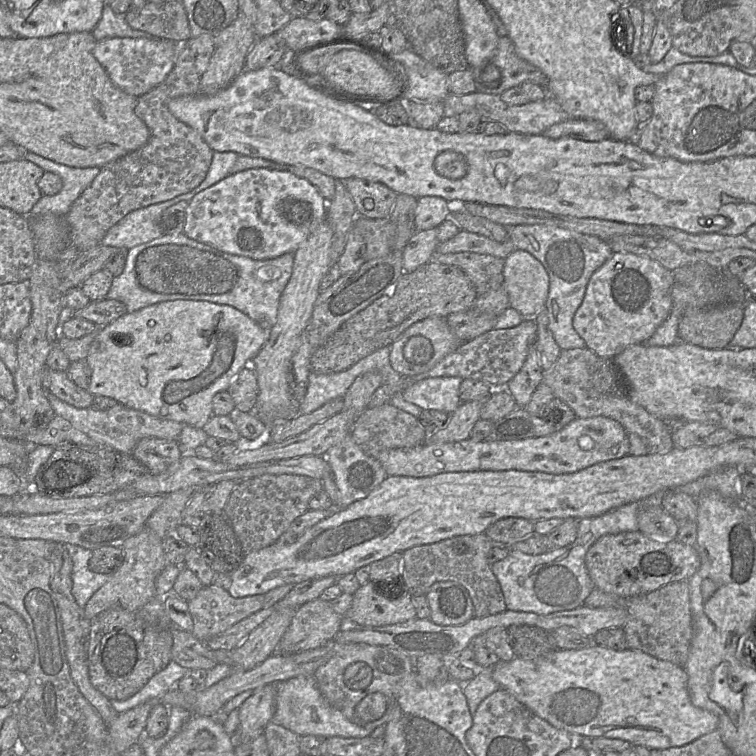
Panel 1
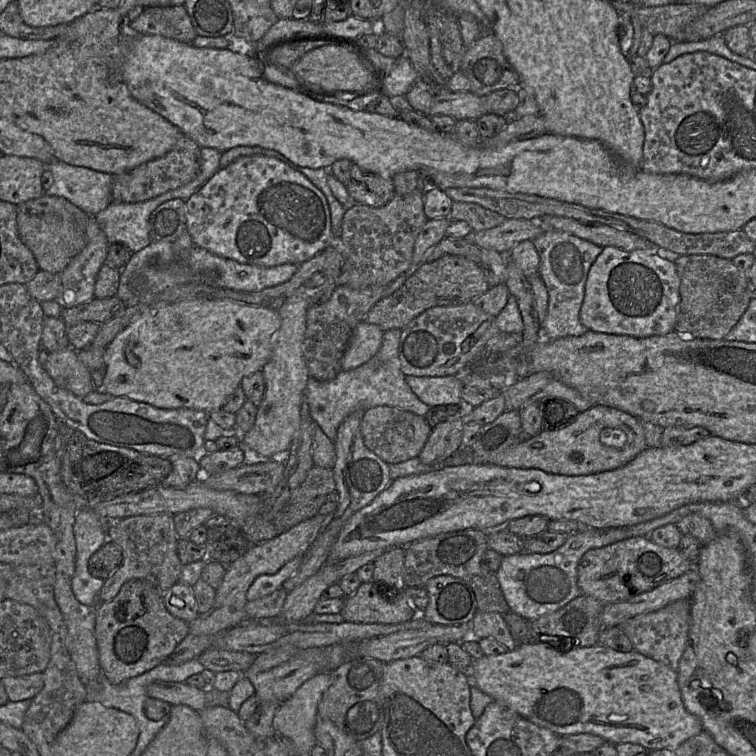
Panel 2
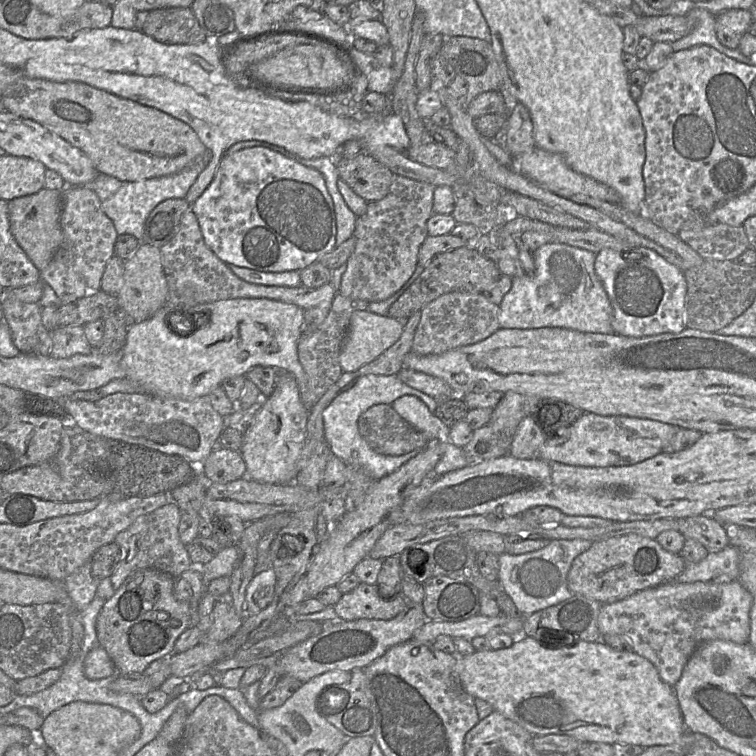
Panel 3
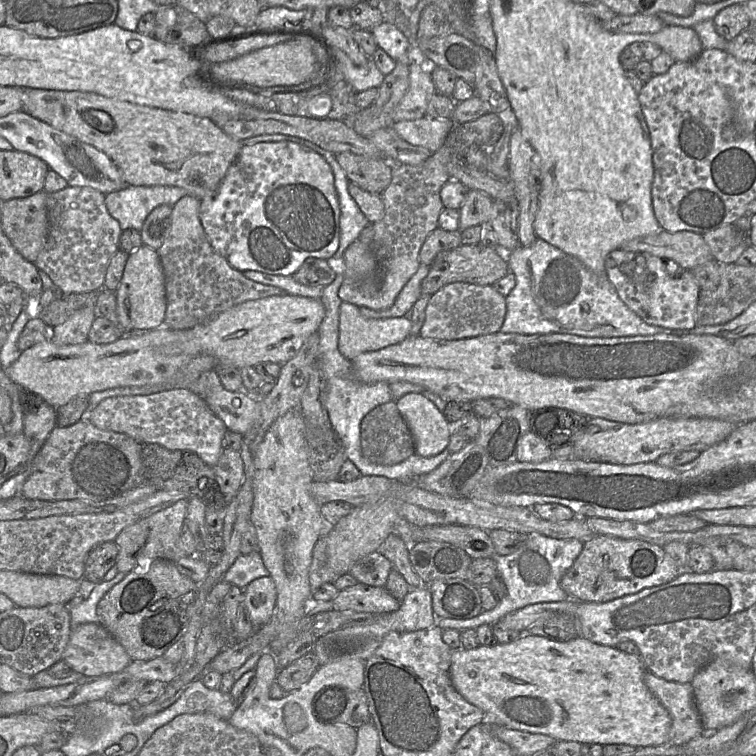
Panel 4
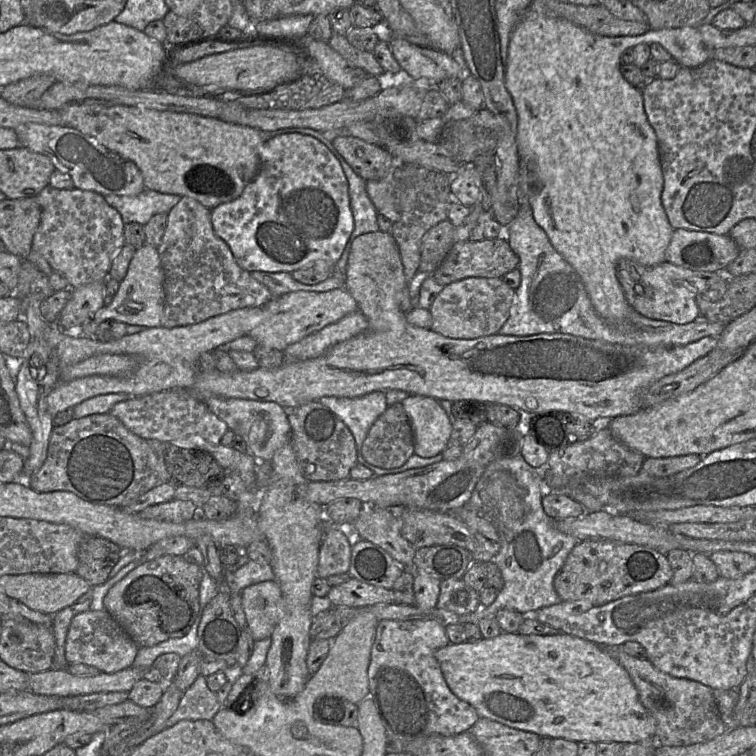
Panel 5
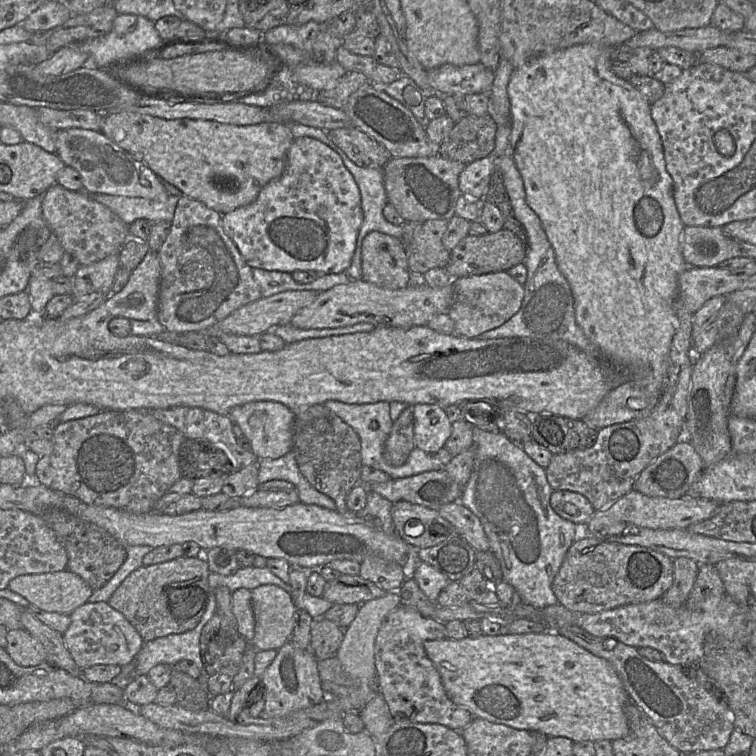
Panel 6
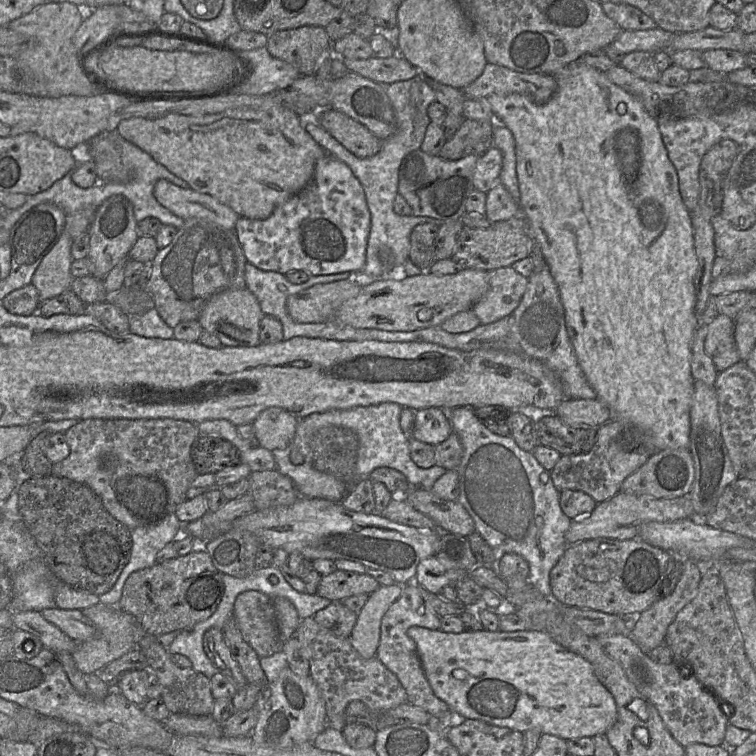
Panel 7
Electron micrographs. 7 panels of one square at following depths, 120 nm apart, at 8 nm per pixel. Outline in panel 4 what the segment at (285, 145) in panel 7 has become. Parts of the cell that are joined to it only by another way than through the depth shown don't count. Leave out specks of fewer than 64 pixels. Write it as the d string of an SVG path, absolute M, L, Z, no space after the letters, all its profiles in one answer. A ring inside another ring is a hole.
M22 89L22 111L104 152L118 167L127 185L177 186L199 200L211 197L243 146L208 118L143 106L92 92Z

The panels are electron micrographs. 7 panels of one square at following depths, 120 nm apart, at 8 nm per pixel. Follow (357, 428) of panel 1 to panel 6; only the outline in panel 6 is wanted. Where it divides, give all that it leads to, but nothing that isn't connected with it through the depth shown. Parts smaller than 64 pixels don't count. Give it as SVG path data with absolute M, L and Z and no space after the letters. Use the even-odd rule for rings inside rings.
M407 407L393 422L382 456L388 465L399 467L405 464L414 447L413 413L411 407Z

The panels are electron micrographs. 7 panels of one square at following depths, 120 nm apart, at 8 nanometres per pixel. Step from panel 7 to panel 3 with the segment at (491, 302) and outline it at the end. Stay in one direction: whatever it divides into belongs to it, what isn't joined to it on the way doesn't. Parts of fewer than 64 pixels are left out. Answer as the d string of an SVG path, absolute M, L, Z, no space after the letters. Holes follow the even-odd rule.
M456 291L443 294L421 310L411 352L424 356L437 355L456 347L480 342L500 329L499 309L483 293Z

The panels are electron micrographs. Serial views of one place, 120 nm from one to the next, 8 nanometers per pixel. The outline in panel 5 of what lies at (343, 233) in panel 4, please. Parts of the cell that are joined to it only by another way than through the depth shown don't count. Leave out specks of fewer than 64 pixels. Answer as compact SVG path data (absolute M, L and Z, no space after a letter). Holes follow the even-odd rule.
M285 128L285 131L296 132L295 134L305 134L316 138L328 147L339 160L348 181L350 206L354 218L354 229L348 242L353 242L356 237L362 234L378 231L378 213L367 194L366 181L354 172L340 153L334 148L333 143L326 139L322 132L310 128Z

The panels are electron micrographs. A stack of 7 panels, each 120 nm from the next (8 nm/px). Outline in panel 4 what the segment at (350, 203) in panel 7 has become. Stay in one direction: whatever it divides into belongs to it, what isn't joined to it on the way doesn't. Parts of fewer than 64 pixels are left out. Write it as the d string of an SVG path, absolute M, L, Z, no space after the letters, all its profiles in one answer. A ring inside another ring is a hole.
M290 141L260 142L254 145L242 146L237 158L229 167L225 177L216 192L201 199L200 219L204 231L213 249L223 256L235 269L244 272L248 270L262 273L292 276L309 258L329 259L337 252L340 240L340 207L334 185L334 175L330 165L317 152Z

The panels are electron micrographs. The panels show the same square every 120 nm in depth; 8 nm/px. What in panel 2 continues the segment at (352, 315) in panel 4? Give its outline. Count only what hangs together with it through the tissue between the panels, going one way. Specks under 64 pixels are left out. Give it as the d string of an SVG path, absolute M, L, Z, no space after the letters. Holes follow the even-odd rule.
M359 322L342 359L342 370L354 369L370 360L379 350L384 333L377 325Z

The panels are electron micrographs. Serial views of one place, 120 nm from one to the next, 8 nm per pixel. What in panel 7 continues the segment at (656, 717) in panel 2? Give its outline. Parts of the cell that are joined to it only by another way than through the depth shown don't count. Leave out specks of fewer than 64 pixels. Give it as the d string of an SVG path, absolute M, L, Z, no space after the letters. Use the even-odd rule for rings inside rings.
M412 626L407 633L416 643L422 668L433 693L460 719L481 720L522 733L536 729L541 734L551 734L565 740L593 738L606 733L617 721L614 697L598 680L592 665L582 656L558 644L545 632L492 632L483 629L446 633Z

